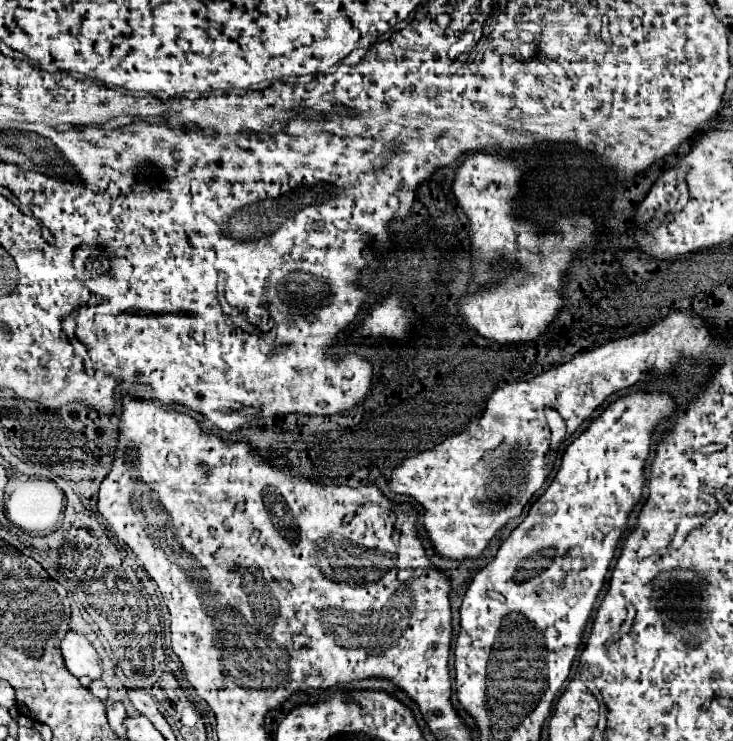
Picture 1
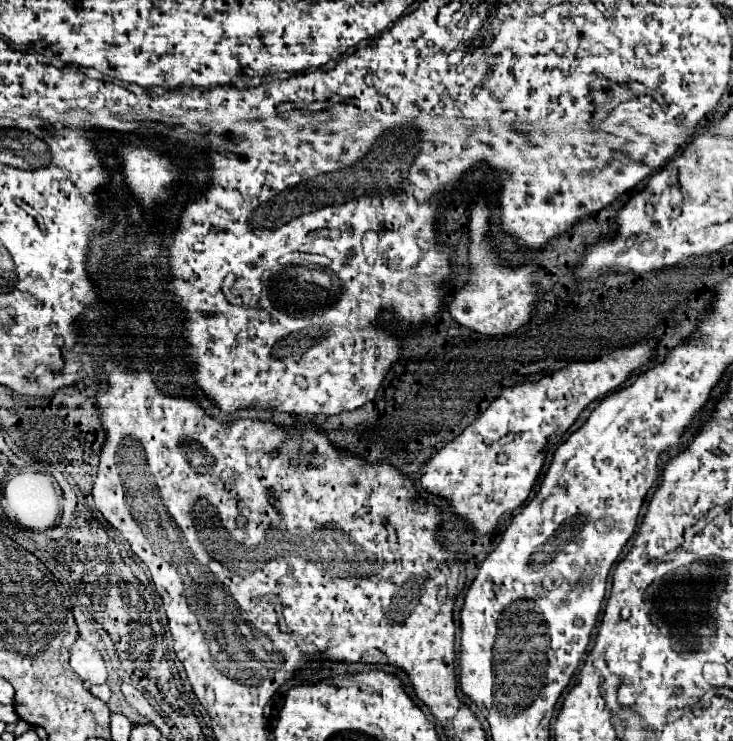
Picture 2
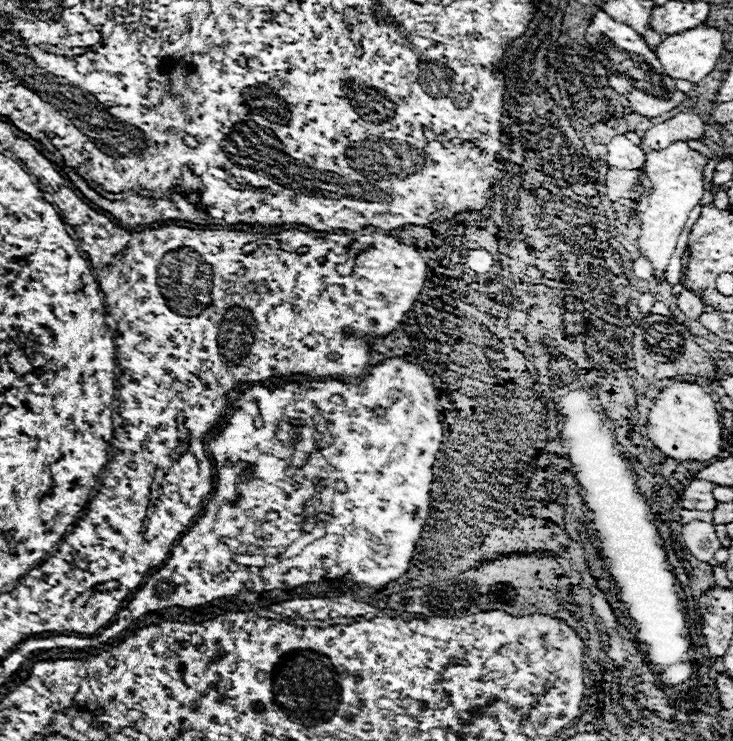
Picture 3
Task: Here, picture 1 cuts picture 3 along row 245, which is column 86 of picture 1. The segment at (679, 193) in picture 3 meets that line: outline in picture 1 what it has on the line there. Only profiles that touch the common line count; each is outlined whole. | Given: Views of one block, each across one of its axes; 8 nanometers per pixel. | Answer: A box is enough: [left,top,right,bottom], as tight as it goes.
[62,630,102,680]

